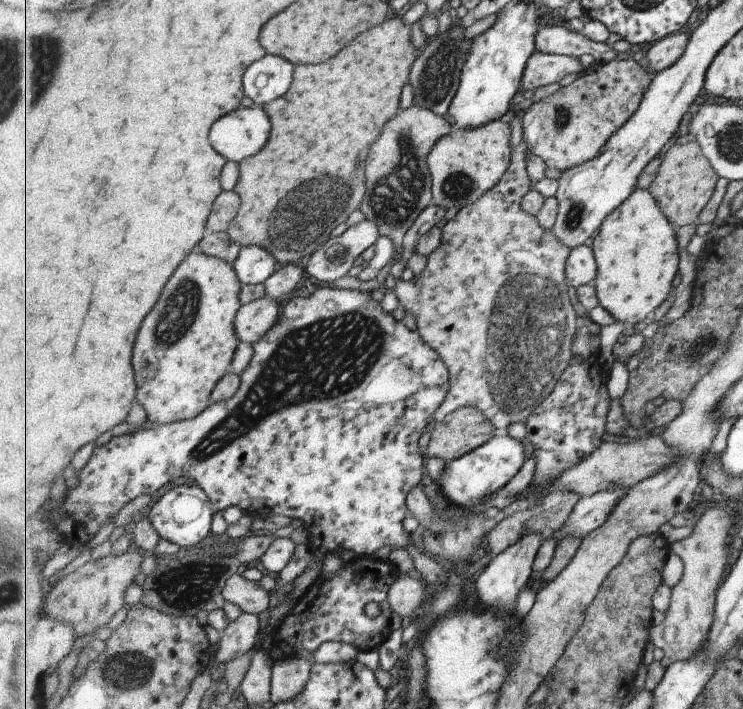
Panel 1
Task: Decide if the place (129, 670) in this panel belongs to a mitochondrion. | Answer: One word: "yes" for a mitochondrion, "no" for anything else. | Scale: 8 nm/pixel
yes

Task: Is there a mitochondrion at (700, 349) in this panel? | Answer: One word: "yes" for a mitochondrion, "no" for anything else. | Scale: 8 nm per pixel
yes

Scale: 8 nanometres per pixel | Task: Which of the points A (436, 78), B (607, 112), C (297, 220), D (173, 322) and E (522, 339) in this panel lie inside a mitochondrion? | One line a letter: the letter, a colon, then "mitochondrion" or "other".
A: mitochondrion
B: other
C: mitochondrion
D: mitochondrion
E: mitochondrion

